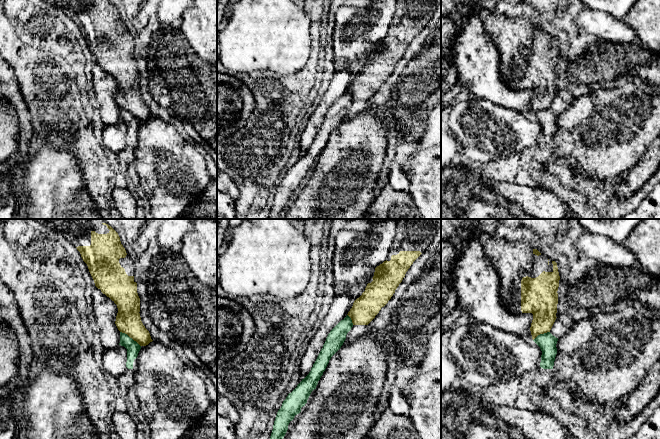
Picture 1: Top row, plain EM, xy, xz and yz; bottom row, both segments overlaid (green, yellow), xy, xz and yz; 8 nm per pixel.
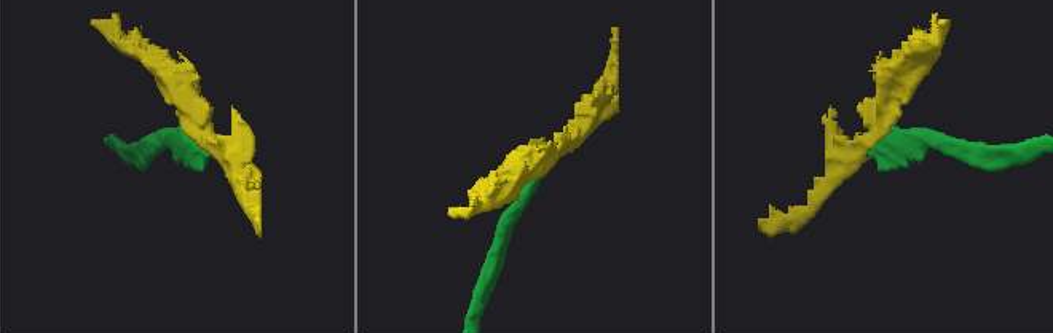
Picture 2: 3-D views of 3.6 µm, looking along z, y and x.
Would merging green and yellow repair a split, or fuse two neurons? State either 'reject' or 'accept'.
reject

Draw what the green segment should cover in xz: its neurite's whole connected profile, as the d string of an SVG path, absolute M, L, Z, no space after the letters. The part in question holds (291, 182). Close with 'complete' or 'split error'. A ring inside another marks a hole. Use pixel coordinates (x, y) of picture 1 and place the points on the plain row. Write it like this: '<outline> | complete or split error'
M347 91L330 107L311 147L302 155L297 163L288 170L281 184L278 186L268 219L282 218L288 206L289 199L301 188L301 184L307 179L311 168L316 165L318 157L323 151L329 136L341 124L347 109L352 103L352 96Z | complete

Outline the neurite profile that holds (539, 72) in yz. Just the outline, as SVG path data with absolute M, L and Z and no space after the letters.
M497 14L497 23L484 21L486 33L491 37L500 54L501 77L514 90L532 89L530 107L534 116L538 111L550 108L557 89L559 48L557 39L533 25L532 31L523 31L515 18Z

